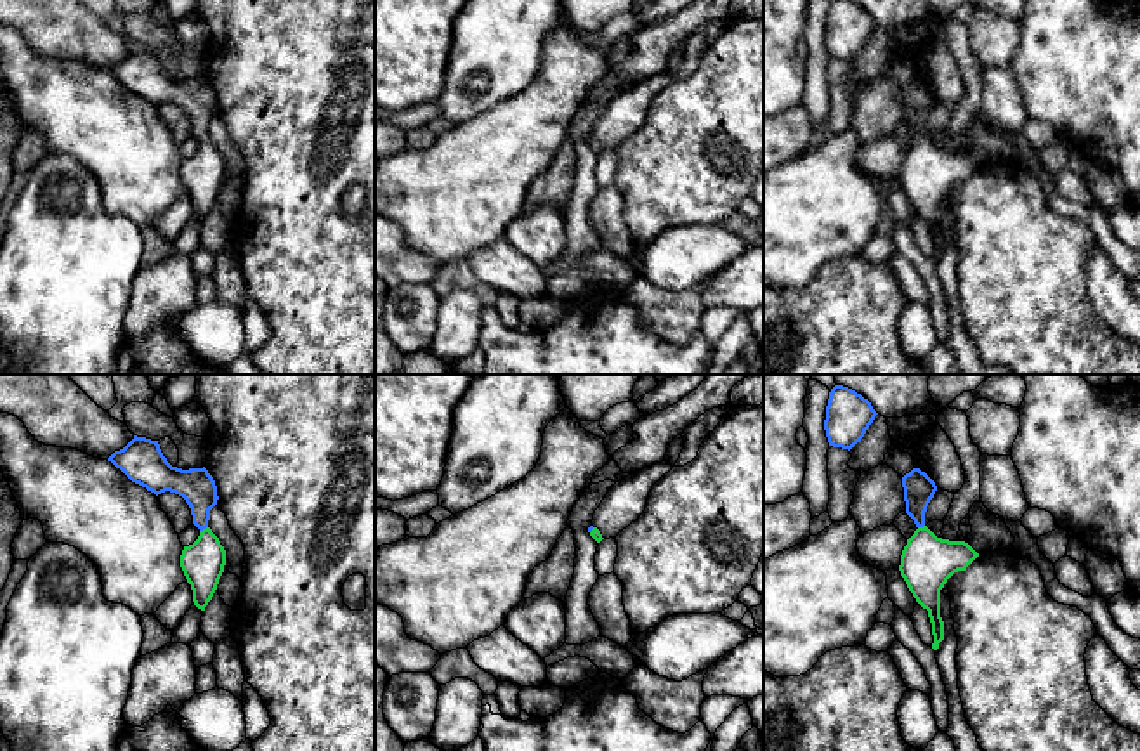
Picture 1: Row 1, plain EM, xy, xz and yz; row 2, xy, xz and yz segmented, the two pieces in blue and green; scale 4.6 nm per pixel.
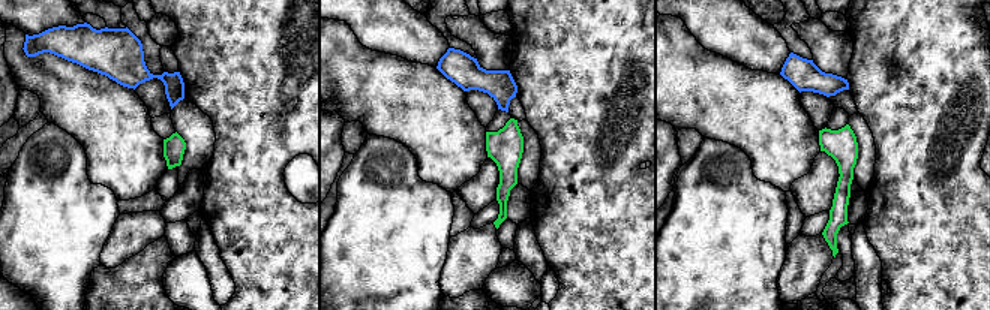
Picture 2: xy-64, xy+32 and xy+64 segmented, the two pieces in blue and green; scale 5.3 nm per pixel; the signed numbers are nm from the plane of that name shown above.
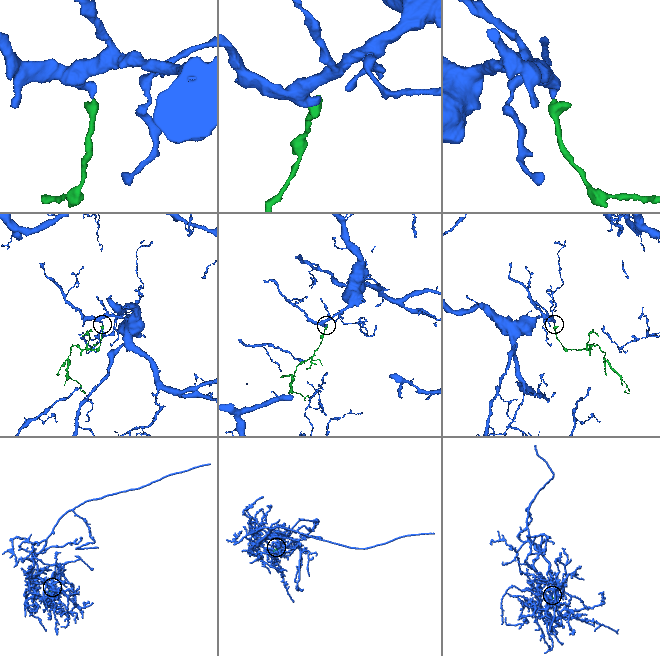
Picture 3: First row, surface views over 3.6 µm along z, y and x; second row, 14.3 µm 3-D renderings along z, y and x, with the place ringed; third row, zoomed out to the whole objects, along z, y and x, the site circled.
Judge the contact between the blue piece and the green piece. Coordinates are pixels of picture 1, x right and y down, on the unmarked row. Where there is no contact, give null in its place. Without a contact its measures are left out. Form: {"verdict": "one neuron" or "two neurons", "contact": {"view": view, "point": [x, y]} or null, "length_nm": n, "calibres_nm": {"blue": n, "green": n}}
{"verdict": "one neuron", "contact": {"view": "xy", "point": [203, 139]}, "length_nm": 50, "calibres_nm": {"blue": 170, "green": 200}}

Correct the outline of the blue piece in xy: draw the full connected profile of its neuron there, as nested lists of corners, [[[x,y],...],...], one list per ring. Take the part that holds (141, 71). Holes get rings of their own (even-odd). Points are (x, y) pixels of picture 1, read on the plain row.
[[[137,47],[123,61],[115,62],[108,73],[156,108],[170,102],[189,116],[200,147],[193,156],[184,158],[180,179],[191,196],[194,217],[205,222],[226,177],[226,161],[208,139],[210,121],[219,111],[213,88],[205,78],[189,82],[172,78],[158,52]]]

